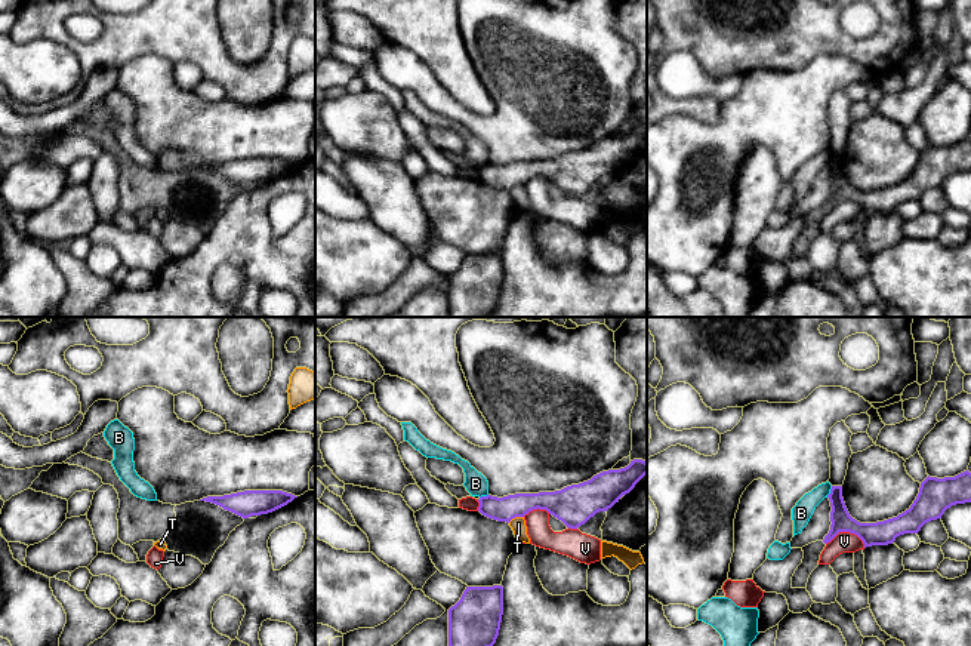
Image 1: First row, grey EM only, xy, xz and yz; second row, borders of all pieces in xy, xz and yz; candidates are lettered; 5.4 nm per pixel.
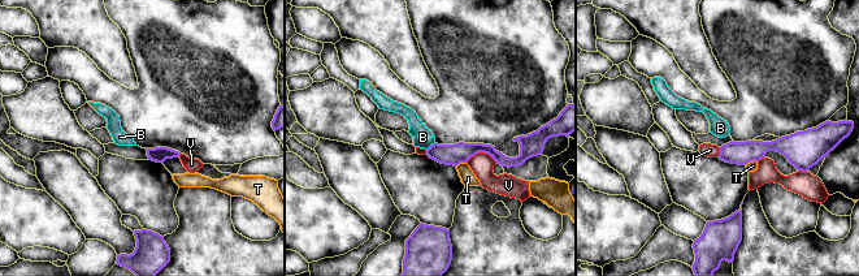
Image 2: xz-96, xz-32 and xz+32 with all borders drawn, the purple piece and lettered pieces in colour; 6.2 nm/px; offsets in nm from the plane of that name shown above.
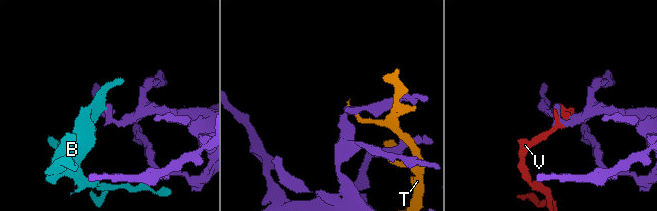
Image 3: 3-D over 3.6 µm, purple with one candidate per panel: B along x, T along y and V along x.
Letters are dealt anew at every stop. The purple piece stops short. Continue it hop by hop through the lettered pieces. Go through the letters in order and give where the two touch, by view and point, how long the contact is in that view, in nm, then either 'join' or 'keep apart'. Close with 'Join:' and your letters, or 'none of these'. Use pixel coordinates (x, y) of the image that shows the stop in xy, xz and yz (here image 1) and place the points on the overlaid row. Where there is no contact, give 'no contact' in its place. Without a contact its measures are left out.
B: meets purple in yz at (831, 492); contact 70 nm long; keep apart
T: meets purple in xz at (515, 516); contact 90 nm long; keep apart
V: meets purple in yz at (847, 531); contact 220 nm long; keep apart
Join: none of these

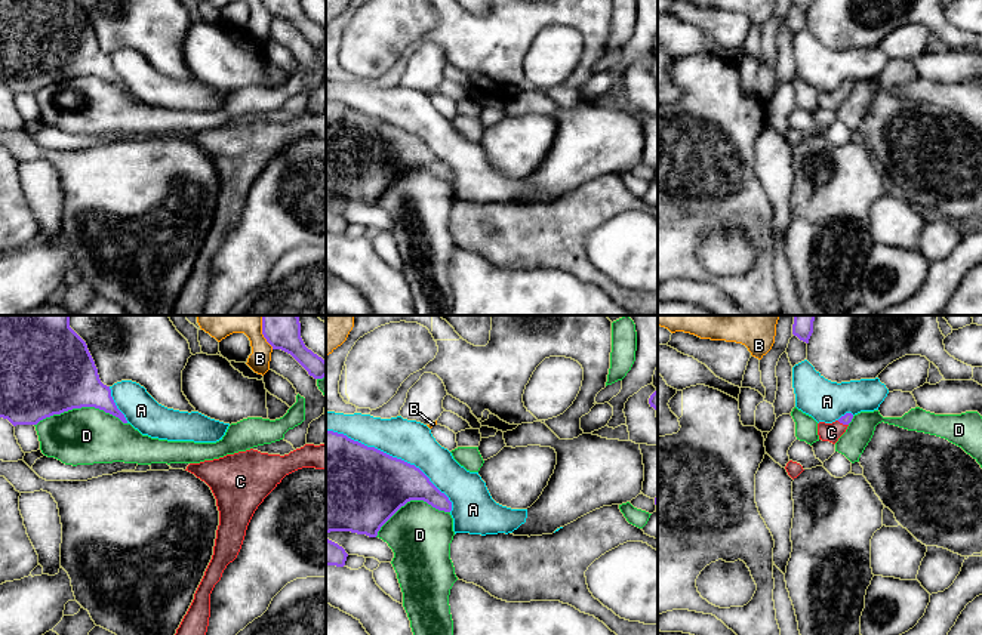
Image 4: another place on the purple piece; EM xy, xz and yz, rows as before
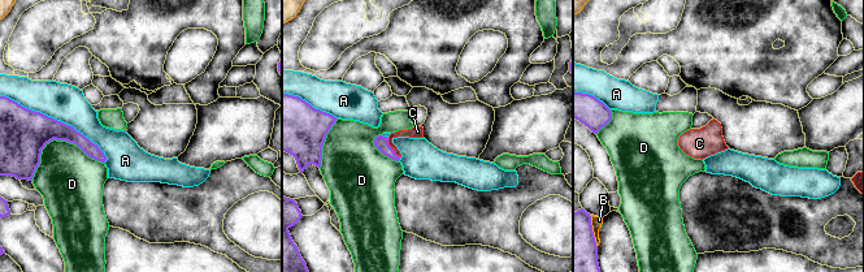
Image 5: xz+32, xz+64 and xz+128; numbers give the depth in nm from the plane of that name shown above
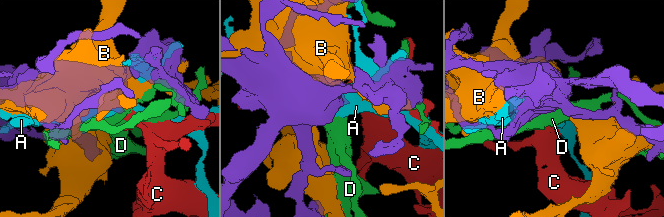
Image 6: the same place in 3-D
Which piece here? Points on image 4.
A: meets purple in xz at (391, 456); contact 800 nm long; keep apart
B: meets purple in xy at (262, 332); contact 200 nm long; keep apart
C: meets purple in yz at (843, 424); contact 70 nm long; join
D: meets purple in xy at (80, 407); contact 500 nm long; keep apart
Join: C

